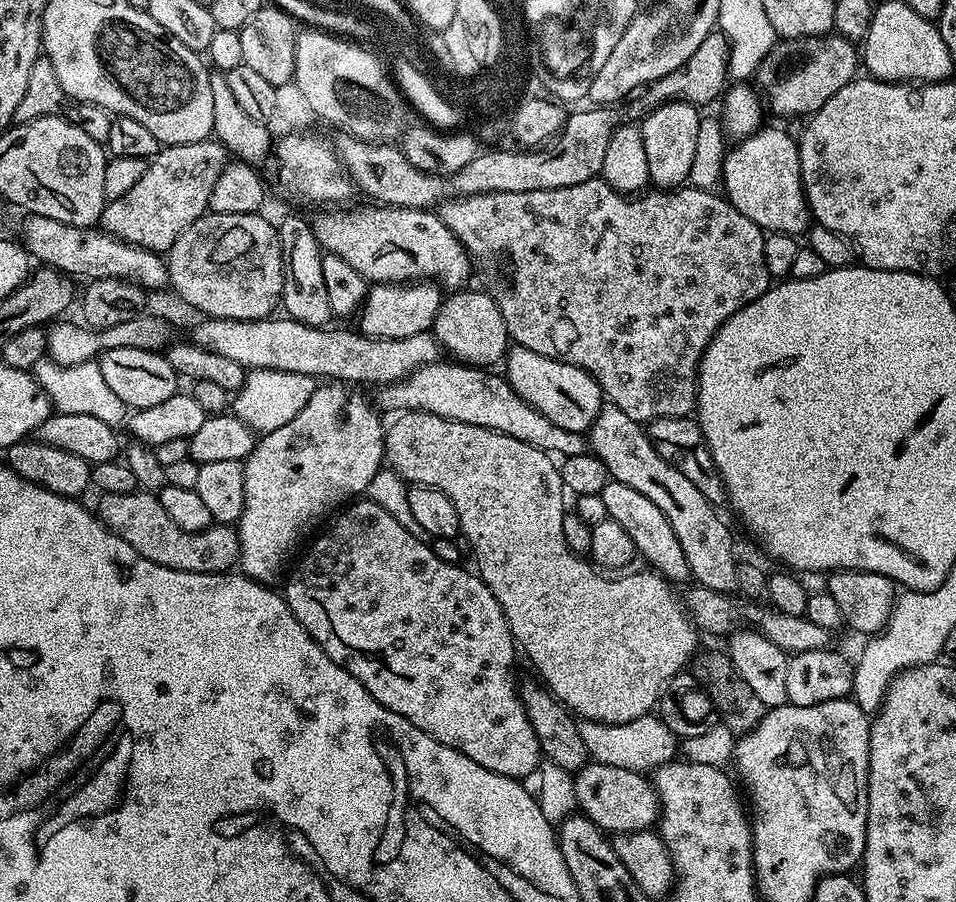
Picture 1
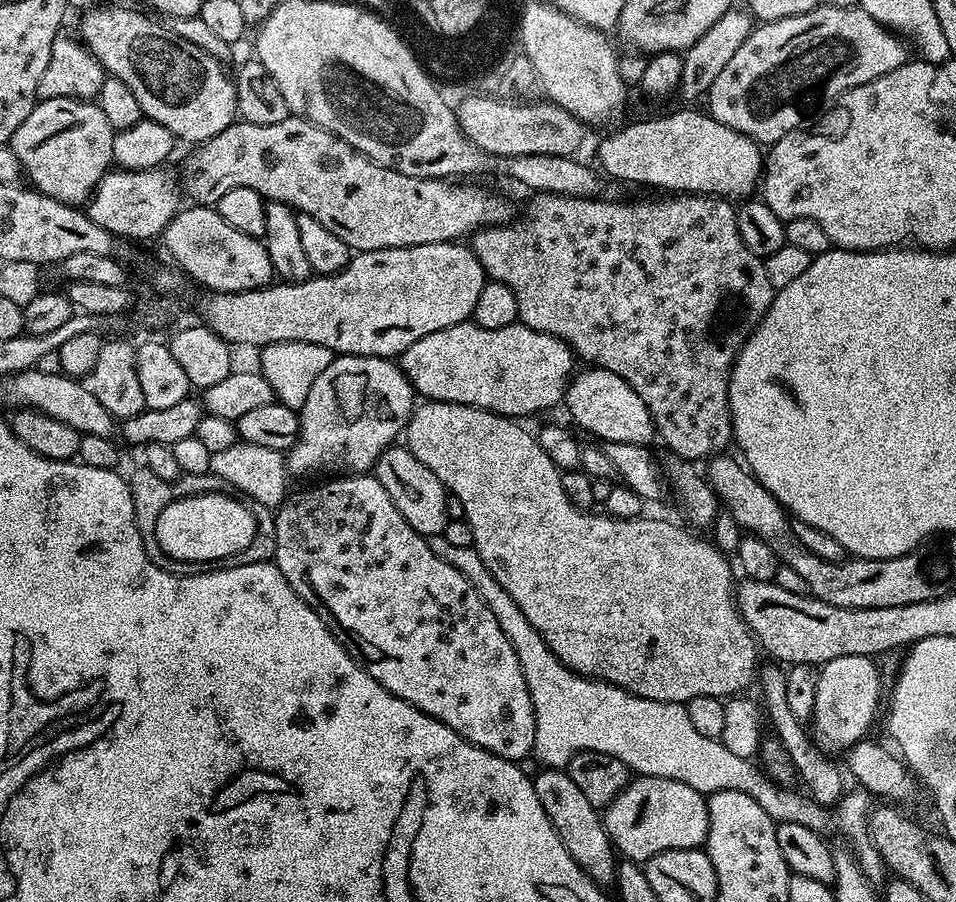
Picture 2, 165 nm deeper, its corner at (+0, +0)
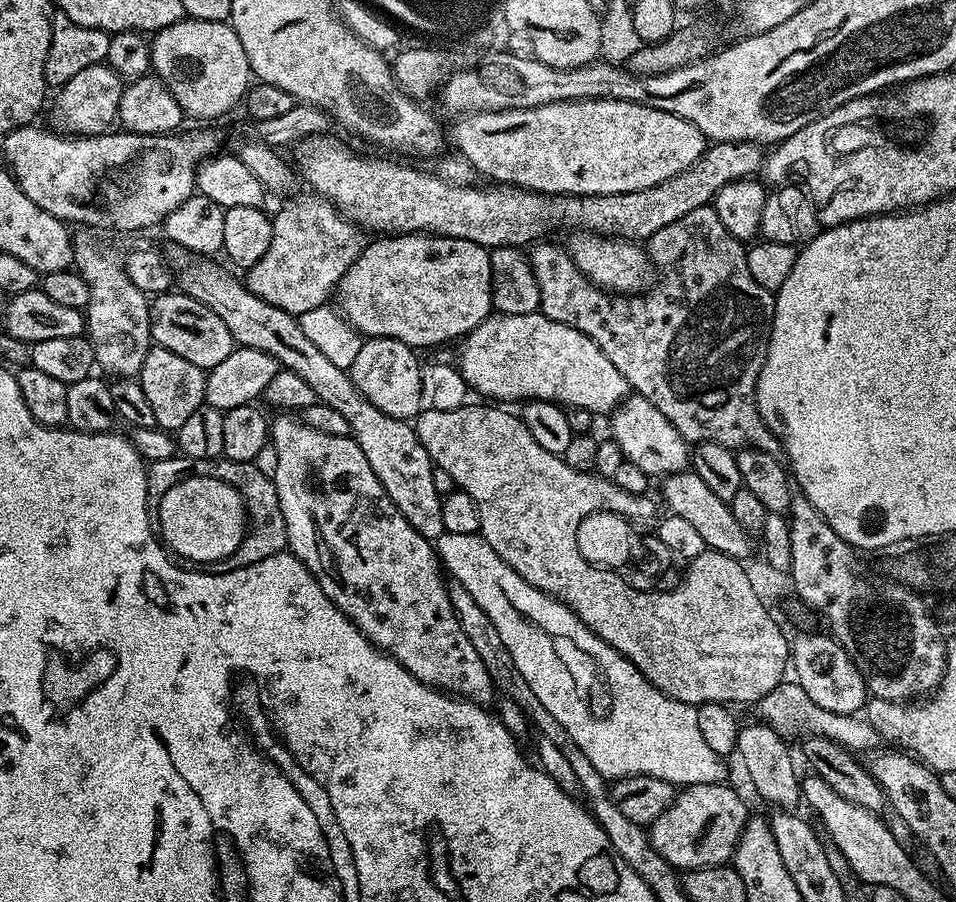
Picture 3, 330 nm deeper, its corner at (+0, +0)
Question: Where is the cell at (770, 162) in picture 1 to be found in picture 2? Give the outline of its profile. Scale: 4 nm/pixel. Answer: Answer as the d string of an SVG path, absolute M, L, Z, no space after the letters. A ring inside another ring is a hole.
M688 108L681 112L672 112L669 116L656 116L653 120L628 124L625 128L618 129L613 136L606 137L600 144L599 167L605 173L608 171L616 180L629 180L632 184L645 184L648 188L669 188L669 193L672 194L748 198L753 195L751 192L757 191L765 163L765 153L756 141L730 126L722 126L707 111L691 112Z

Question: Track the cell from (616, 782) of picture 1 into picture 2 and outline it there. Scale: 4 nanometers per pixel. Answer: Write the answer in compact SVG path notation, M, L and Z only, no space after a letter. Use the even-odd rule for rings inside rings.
M641 776L629 779L628 784L603 809L602 819L612 846L625 860L646 862L662 850L699 848L708 839L708 802L705 793L670 778Z

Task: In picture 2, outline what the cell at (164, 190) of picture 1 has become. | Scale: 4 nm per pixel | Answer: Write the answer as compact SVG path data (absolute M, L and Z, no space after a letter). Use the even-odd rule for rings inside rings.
M291 114L282 122L274 122L270 126L233 122L222 130L222 134L193 147L191 151L184 164L182 188L193 205L214 206L226 190L249 188L263 196L265 201L282 202L299 215L322 222L330 234L342 238L342 242L356 252L456 242L471 237L481 228L491 228L507 217L504 215L508 212L508 204L496 192L467 192L464 188L455 188L452 185L455 183L447 179L427 180L407 176L374 163L369 156L351 148L333 132Z

